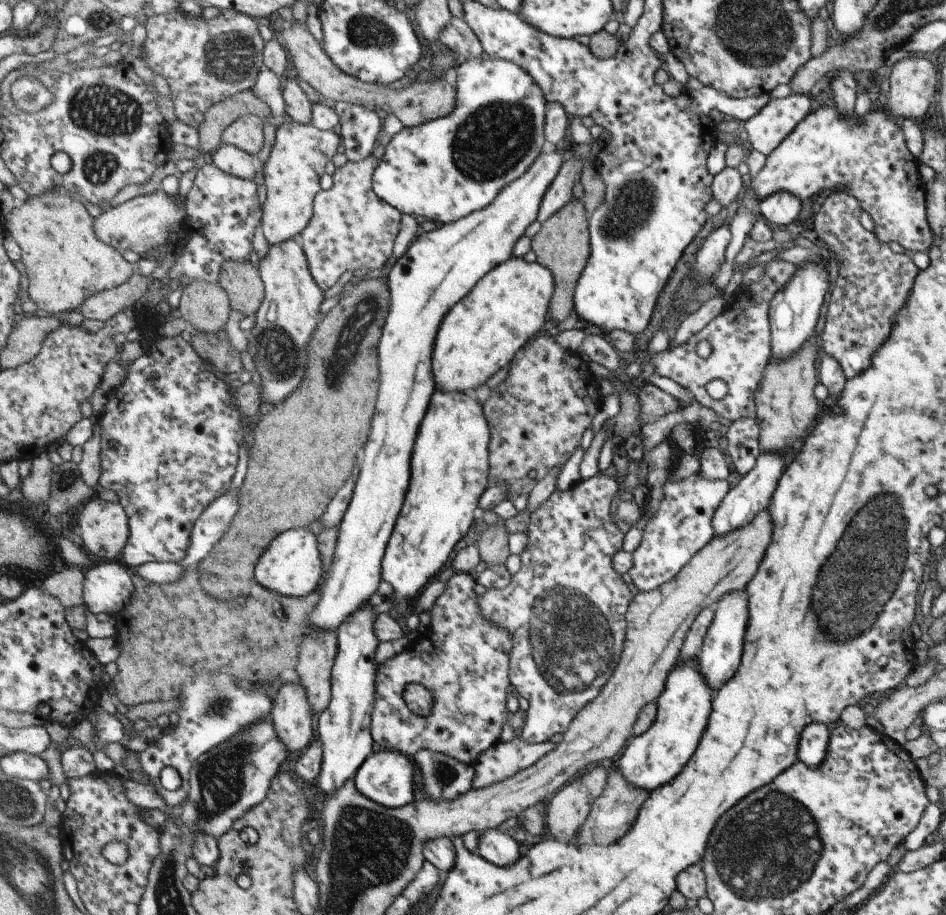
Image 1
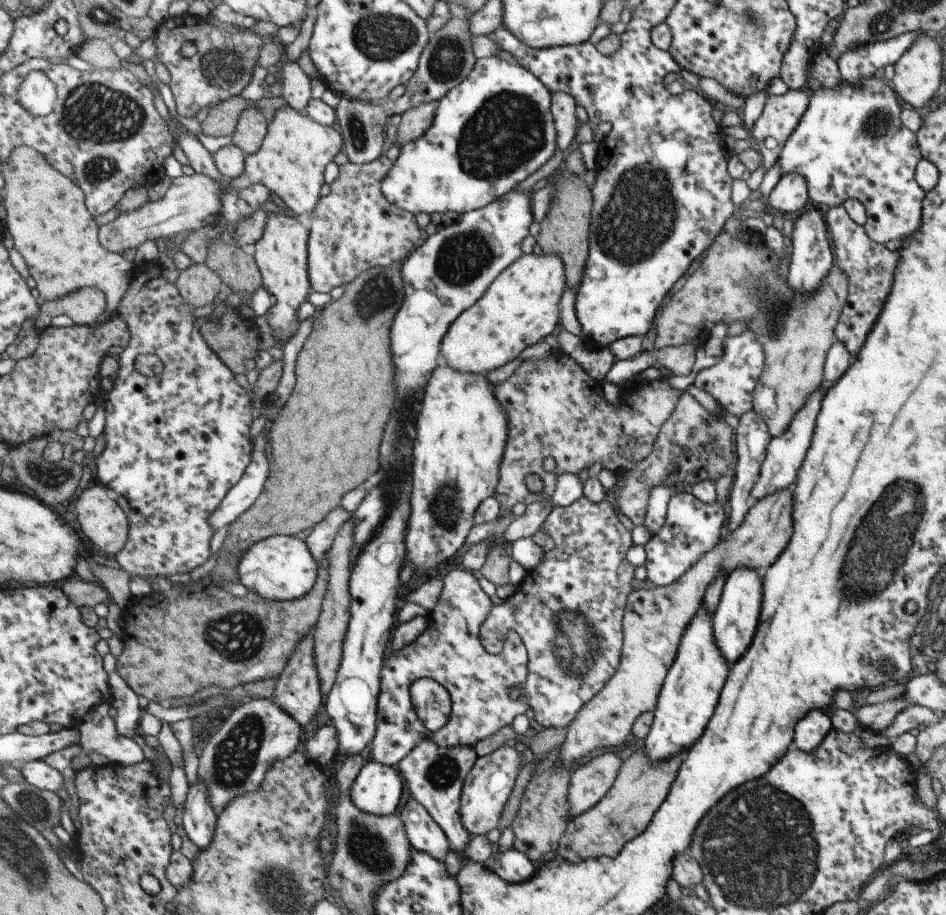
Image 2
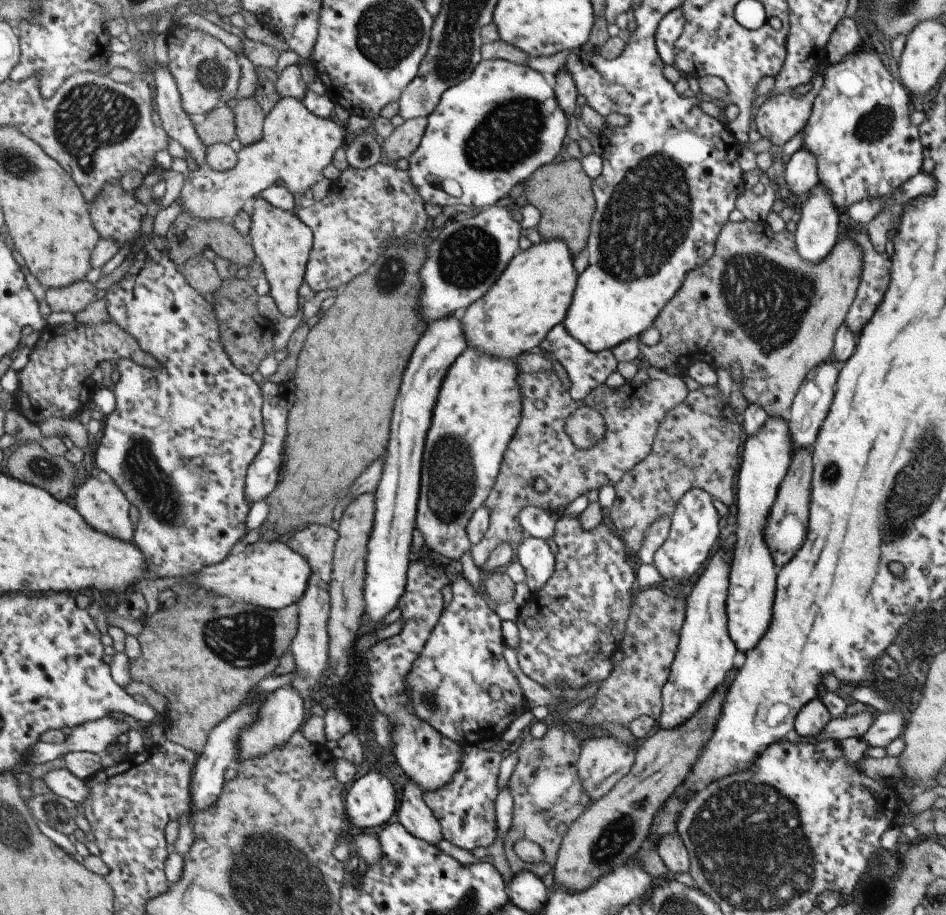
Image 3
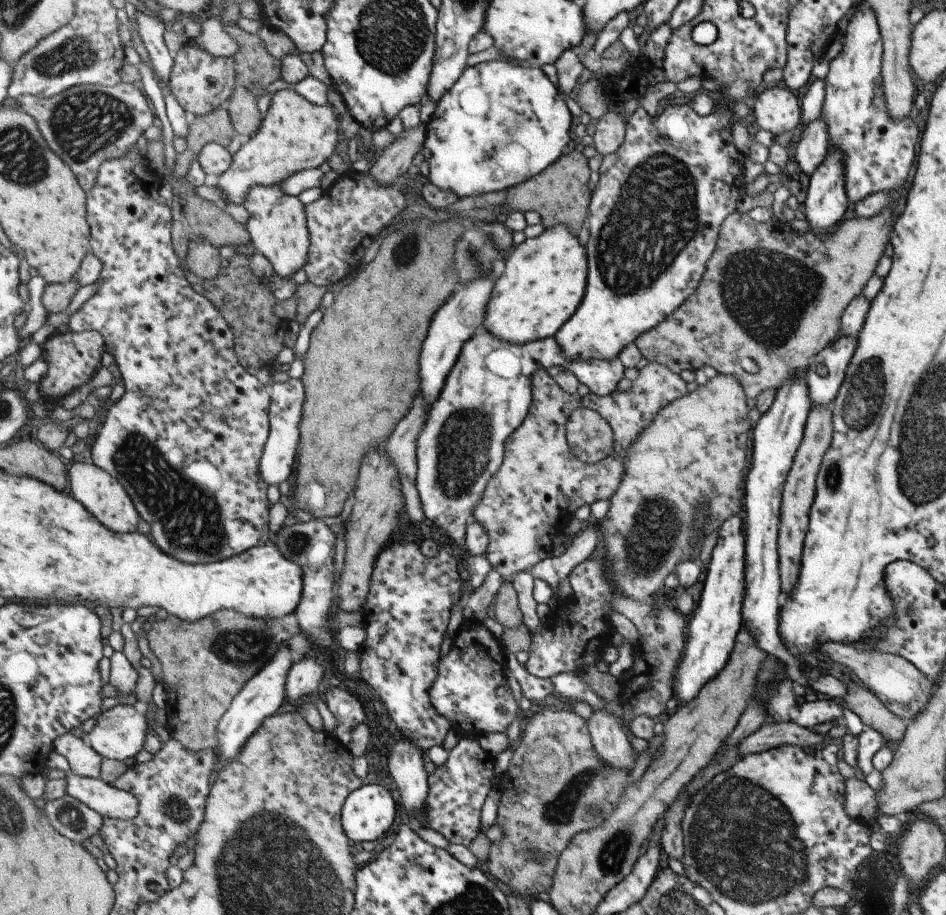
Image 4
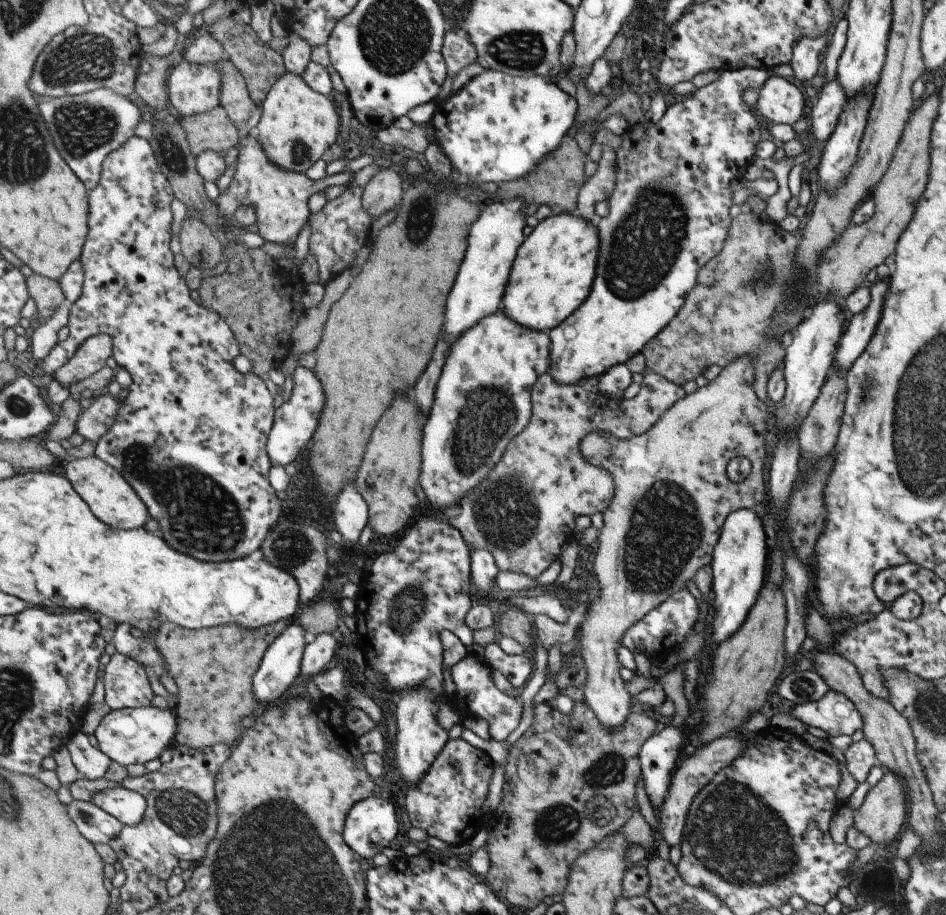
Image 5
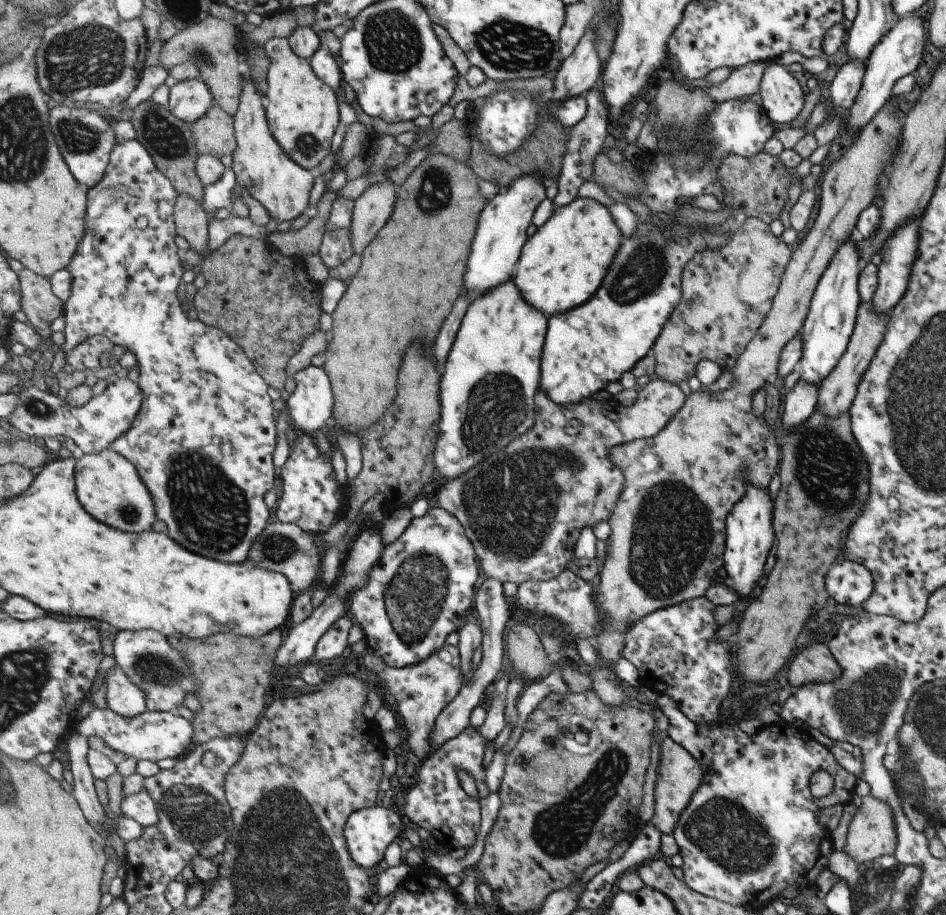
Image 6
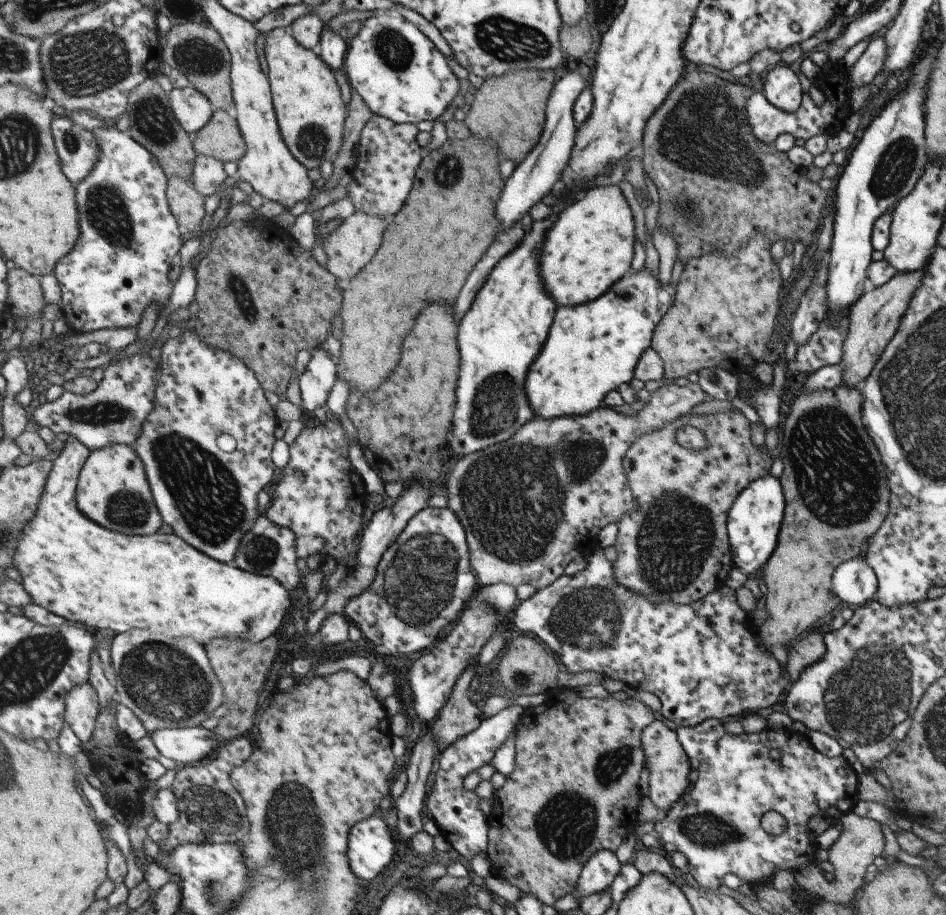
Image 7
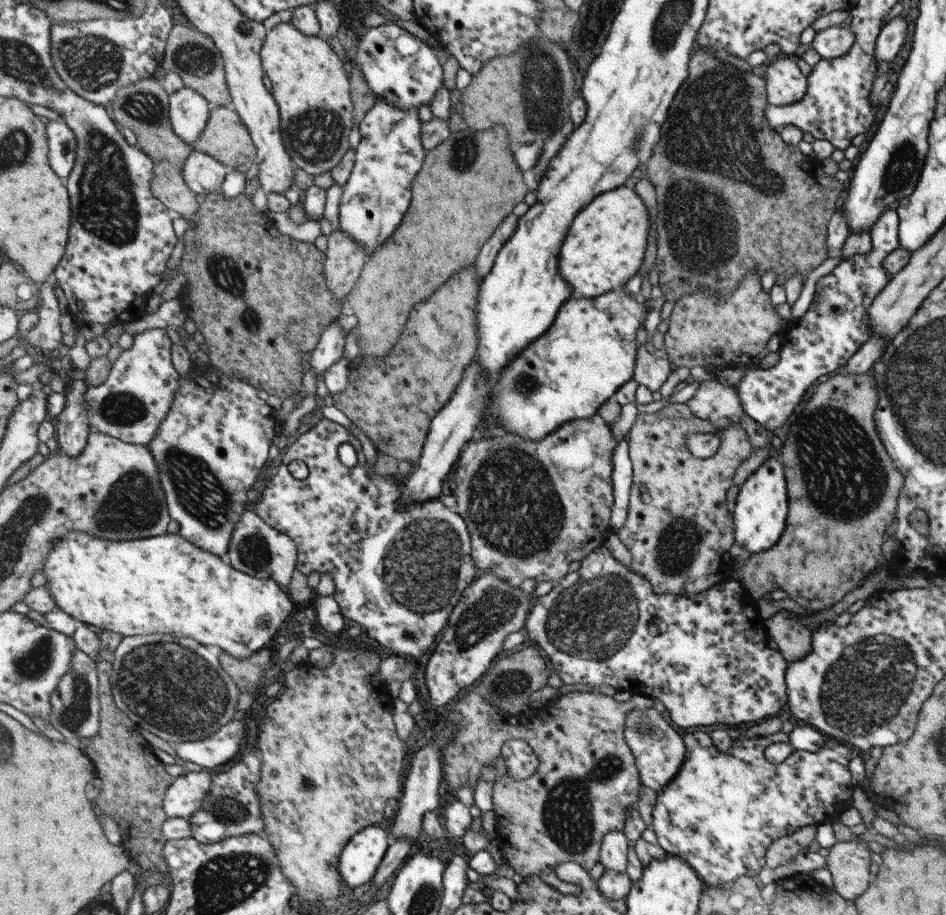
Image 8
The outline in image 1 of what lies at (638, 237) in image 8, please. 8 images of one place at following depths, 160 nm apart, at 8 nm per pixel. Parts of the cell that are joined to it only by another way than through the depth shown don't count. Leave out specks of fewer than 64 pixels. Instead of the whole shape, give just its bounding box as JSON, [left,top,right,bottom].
[433,256,555,393]

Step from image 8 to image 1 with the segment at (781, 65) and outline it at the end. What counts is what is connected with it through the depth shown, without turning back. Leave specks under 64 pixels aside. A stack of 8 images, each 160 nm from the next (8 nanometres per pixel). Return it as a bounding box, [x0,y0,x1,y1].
[744,93,811,156]

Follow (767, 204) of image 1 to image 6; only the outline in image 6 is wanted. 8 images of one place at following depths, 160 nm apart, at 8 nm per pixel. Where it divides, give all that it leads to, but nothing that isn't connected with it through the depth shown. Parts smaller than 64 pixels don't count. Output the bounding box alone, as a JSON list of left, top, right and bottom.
[824,60,866,112]

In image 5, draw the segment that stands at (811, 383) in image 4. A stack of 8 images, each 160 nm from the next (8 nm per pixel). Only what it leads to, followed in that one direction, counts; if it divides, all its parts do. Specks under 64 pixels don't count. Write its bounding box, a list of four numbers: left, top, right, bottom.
[832,278,889,372]

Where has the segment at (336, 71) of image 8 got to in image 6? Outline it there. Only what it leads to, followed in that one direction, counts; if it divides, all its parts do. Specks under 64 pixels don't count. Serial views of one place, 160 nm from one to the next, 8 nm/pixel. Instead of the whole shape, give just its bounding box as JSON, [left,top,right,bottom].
[265,37,341,172]

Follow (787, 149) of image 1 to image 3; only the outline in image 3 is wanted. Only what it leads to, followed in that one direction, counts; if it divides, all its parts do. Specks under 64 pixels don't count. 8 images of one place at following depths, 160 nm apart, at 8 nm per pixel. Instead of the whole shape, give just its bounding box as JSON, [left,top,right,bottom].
[801,42,922,253]

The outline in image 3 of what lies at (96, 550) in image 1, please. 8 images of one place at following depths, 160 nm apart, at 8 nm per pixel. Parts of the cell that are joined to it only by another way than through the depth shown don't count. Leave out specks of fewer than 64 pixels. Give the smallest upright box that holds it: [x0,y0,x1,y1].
[72,474,136,542]

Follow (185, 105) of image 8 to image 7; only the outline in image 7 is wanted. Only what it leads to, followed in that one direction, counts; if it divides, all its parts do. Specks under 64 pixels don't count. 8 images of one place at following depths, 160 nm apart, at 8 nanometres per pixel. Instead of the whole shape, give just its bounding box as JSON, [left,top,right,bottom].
[170,84,215,136]

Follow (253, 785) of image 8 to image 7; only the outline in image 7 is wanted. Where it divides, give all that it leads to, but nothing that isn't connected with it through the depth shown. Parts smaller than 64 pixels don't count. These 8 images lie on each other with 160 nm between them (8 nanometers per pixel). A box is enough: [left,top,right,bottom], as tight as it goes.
[161,737,254,854]

